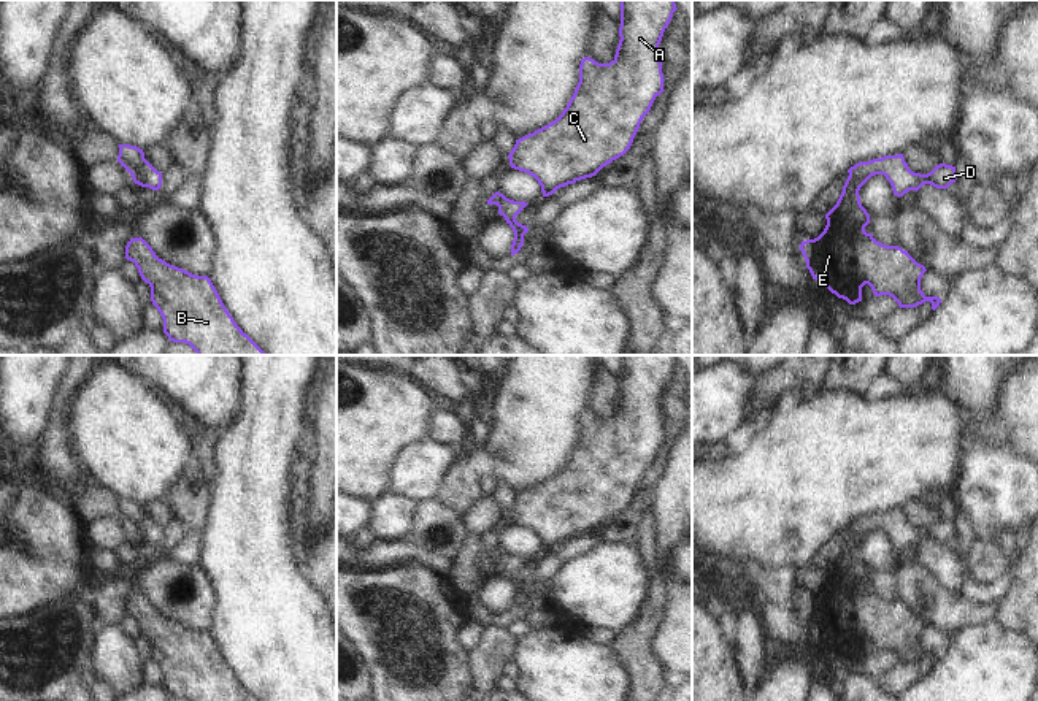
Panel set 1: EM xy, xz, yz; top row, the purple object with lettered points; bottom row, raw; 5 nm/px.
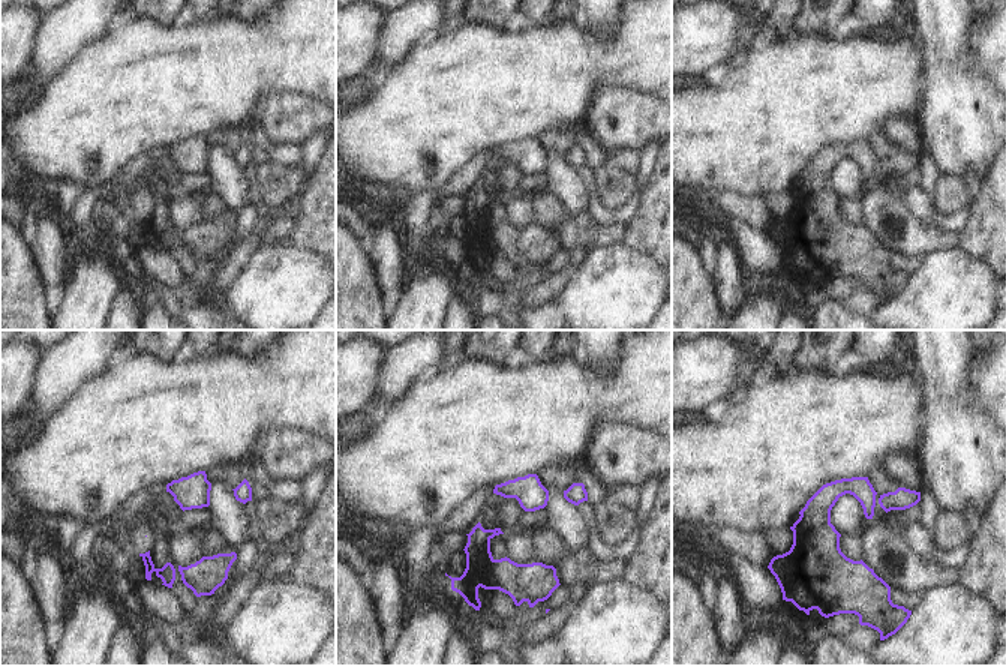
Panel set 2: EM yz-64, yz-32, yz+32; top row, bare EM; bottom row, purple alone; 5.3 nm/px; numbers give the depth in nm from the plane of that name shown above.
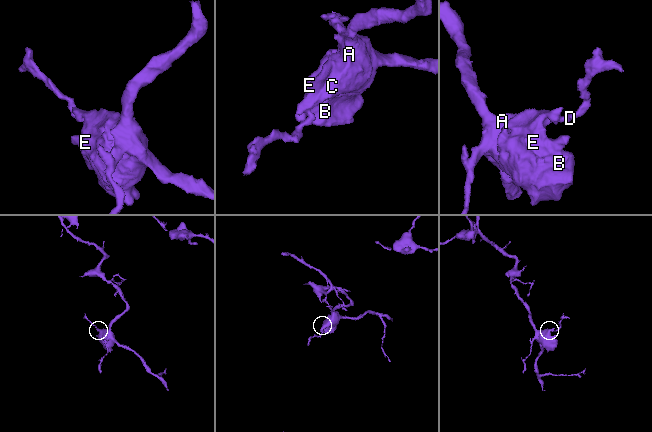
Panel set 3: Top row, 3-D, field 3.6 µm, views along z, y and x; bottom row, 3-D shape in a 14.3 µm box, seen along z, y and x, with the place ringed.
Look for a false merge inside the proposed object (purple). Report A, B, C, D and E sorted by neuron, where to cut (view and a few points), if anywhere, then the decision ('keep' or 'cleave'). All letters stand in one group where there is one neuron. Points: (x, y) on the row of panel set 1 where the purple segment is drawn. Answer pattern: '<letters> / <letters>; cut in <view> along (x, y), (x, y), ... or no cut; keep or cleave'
A B C D E; no cut; keep

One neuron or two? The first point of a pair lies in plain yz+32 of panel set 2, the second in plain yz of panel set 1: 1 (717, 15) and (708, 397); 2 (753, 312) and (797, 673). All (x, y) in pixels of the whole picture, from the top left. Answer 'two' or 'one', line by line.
1: one
2: one

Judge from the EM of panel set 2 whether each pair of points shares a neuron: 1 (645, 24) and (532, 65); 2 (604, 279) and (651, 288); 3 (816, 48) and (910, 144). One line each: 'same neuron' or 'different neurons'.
1: same neuron
2: same neuron
3: different neurons

